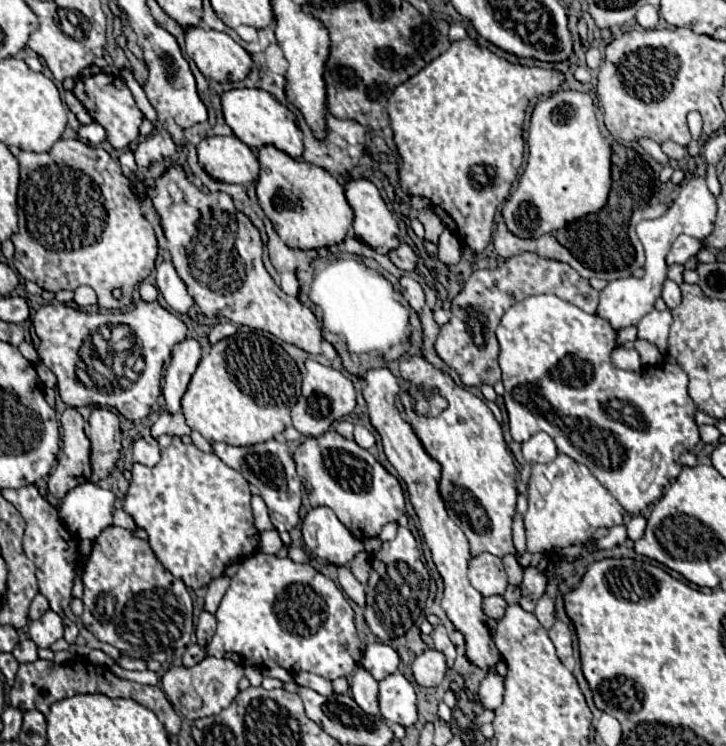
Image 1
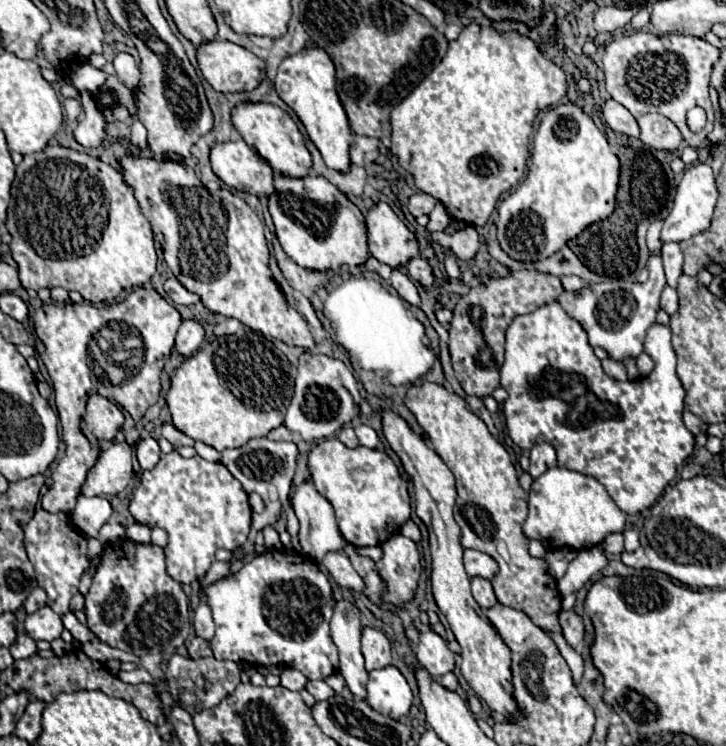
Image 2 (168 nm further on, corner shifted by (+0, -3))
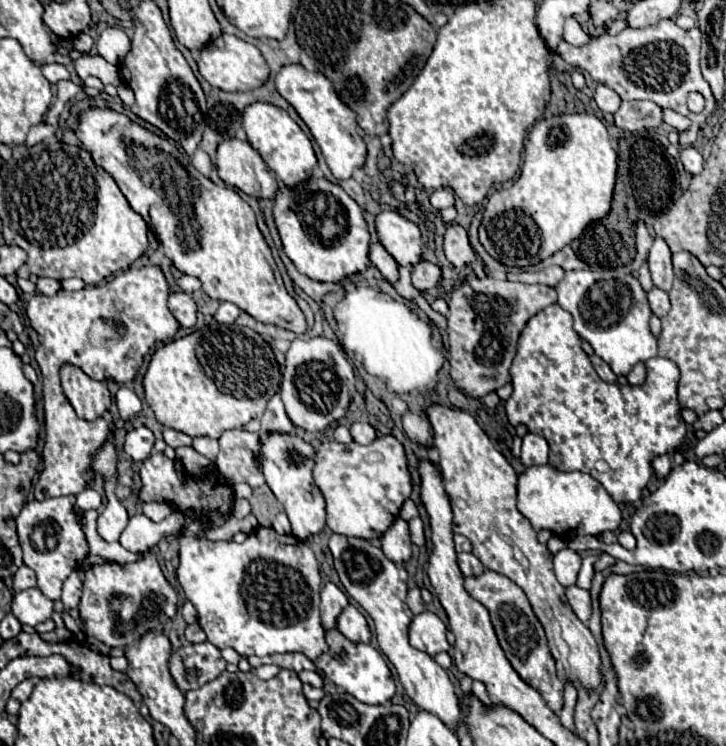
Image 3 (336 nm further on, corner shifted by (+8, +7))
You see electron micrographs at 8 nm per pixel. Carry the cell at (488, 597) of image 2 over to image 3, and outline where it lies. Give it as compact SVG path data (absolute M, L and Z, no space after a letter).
M458 554L458 566L464 576L480 576L484 572L482 562L474 554Z

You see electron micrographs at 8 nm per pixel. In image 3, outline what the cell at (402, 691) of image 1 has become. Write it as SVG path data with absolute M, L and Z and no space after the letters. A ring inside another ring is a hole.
M338 630L326 632L326 638L328 638L330 650L314 662L326 674L326 678L332 680L336 686L342 686L344 690L348 690L348 694L352 694L354 698L358 698L364 704L390 702L390 698L396 694L396 684L394 684L392 672L390 672L384 656L370 644L348 642L348 638L344 638ZM340 654L342 654L342 660L340 660Z

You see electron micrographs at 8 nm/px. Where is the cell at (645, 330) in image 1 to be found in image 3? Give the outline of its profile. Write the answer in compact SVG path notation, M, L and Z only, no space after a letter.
M552 304L552 306L544 308L544 310L540 310L538 314L534 314L534 316L526 322L524 330L520 332L518 346L516 346L516 356L514 356L512 366L510 366L510 378L512 378L510 382L512 382L512 386L514 386L514 392L512 392L512 396L506 400L506 416L508 416L508 422L510 422L512 426L524 424L532 434L544 436L546 442L550 444L550 464L556 466L558 470L578 470L578 472L586 472L586 474L594 476L618 504L620 504L620 502L636 502L636 500L642 498L642 492L644 492L648 480L650 480L652 474L654 474L654 470L652 470L652 460L654 460L656 456L660 456L660 454L666 454L666 452L670 452L670 450L676 450L676 448L682 444L684 436L686 436L686 422L684 422L682 416L680 416L680 406L678 406L678 400L676 400L678 366L676 366L672 360L668 360L668 358L654 356L654 358L646 360L646 372L648 372L648 374L646 374L646 382L640 384L640 386L632 386L632 384L622 386L622 384L618 384L618 382L608 384L608 382L600 380L600 376L596 374L594 366L590 364L588 354L586 354L586 352L582 350L582 346L580 346L580 336L578 336L578 334L574 332L574 328L572 328L572 316L570 316L564 308L560 308L558 304Z

